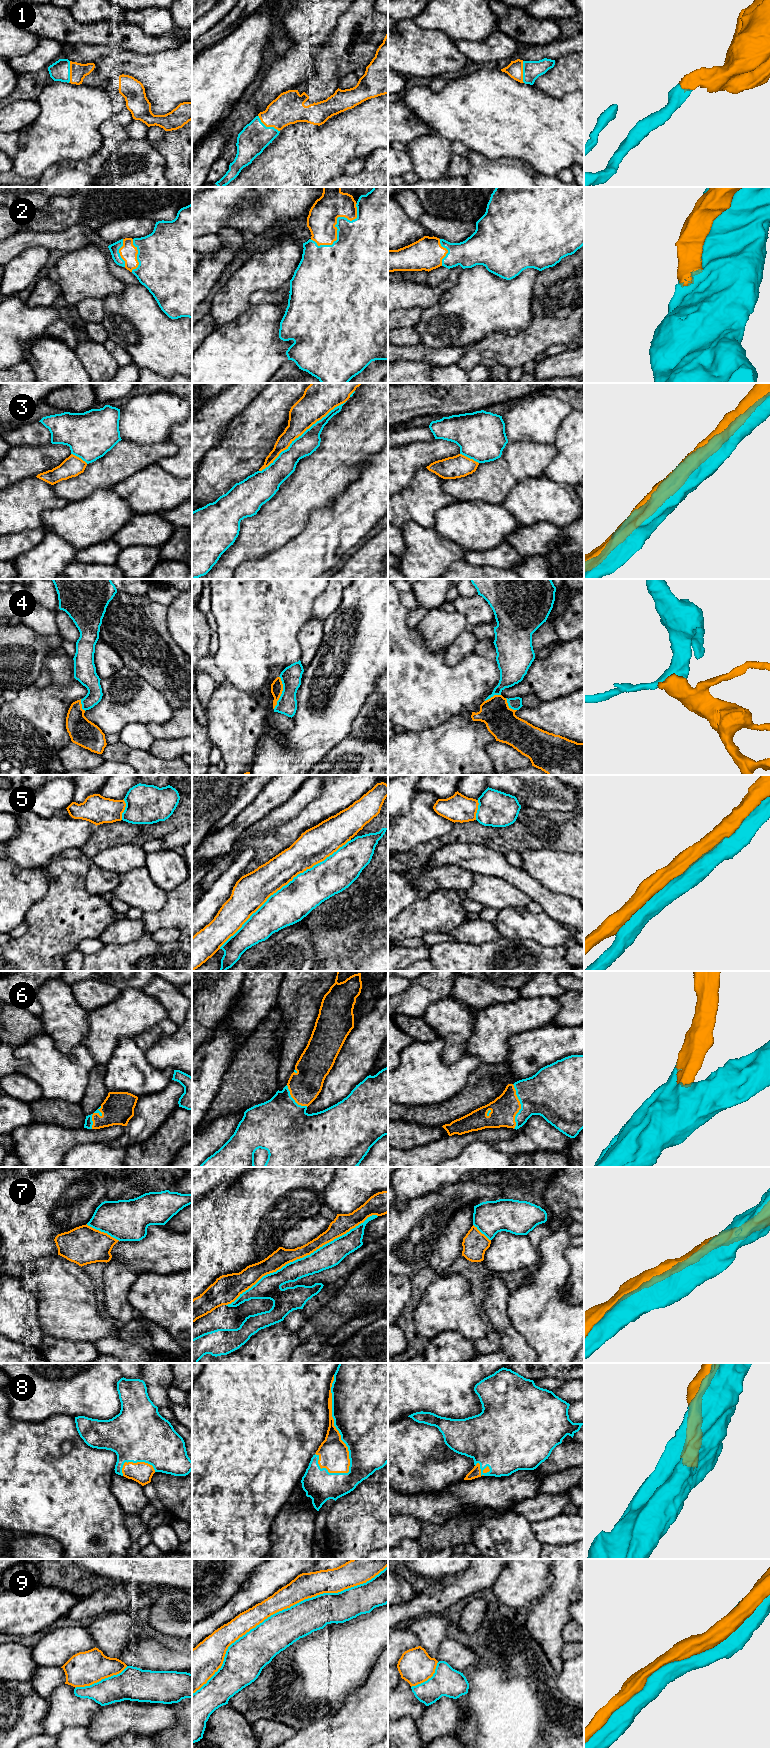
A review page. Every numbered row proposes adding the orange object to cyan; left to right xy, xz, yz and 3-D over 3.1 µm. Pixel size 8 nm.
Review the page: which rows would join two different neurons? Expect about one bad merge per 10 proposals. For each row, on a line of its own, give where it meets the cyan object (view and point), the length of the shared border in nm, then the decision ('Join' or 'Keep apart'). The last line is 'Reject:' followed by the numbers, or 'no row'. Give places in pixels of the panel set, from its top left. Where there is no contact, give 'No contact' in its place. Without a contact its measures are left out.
1: Touches cyan at xz (267, 127). Shared border 220 nm. Join
2: Touches cyan at xz (335, 225). Shared border 480 nm. Join
3: Touches cyan at xz (303, 433). Shared border 900 nm. Join
4: Touches cyan at xz (282, 692). Shared border 260 nm. Join
5: Touches cyan at xz (285, 885). Shared border 1350 nm. Join
6: Touches cyan at yz (521, 1106). Shared border 360 nm. Join
7: Touches cyan at xz (301, 1258). Shared border 1400 nm. Join
8: Touches cyan at xz (334, 1424). Shared border 800 nm. Join
9: Touches cyan at xz (284, 1609). Shared border 1900 nm. Join
Reject: no row

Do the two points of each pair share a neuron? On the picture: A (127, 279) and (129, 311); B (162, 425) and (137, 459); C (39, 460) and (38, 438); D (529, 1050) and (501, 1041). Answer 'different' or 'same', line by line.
A: different
B: different
C: different
D: different

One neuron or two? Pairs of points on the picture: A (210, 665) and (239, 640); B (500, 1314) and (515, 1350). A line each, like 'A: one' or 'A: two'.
A: two
B: one

